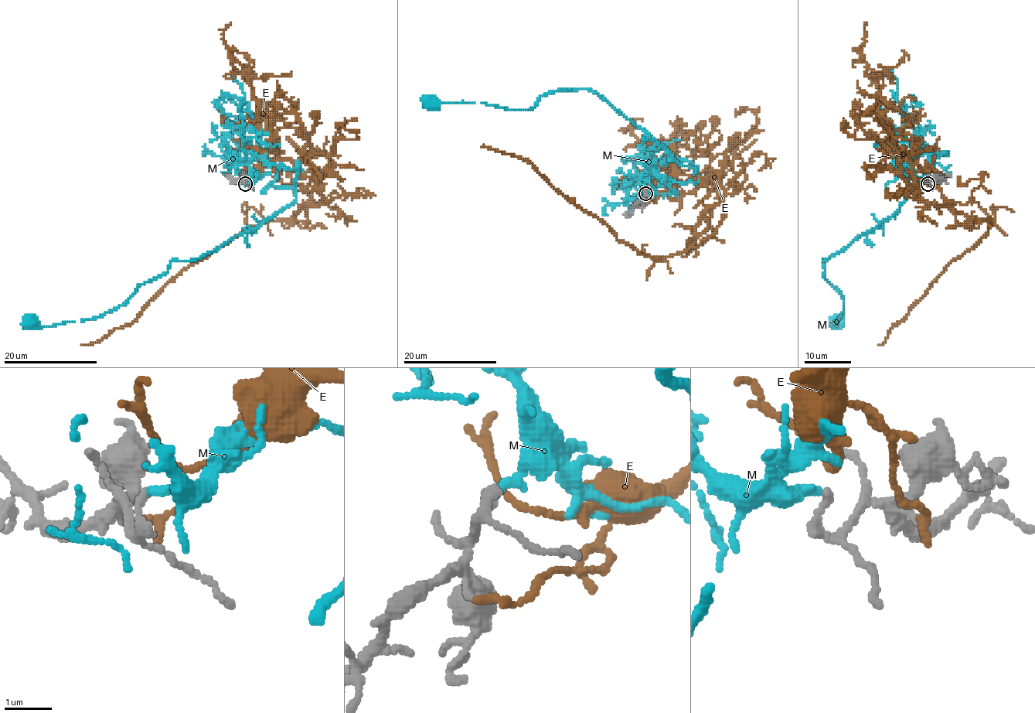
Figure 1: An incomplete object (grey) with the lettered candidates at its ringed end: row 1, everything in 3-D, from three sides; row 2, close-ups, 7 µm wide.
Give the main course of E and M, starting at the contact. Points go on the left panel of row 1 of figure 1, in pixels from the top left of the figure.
E: (243, 182), (279, 158), (314, 179), (294, 218), (248, 226), (177, 274), (129, 324), (81, 345)
M: (246, 179), (236, 171), (255, 156), (286, 166), (295, 199), (199, 257), (172, 260), (92, 318), (22, 317)

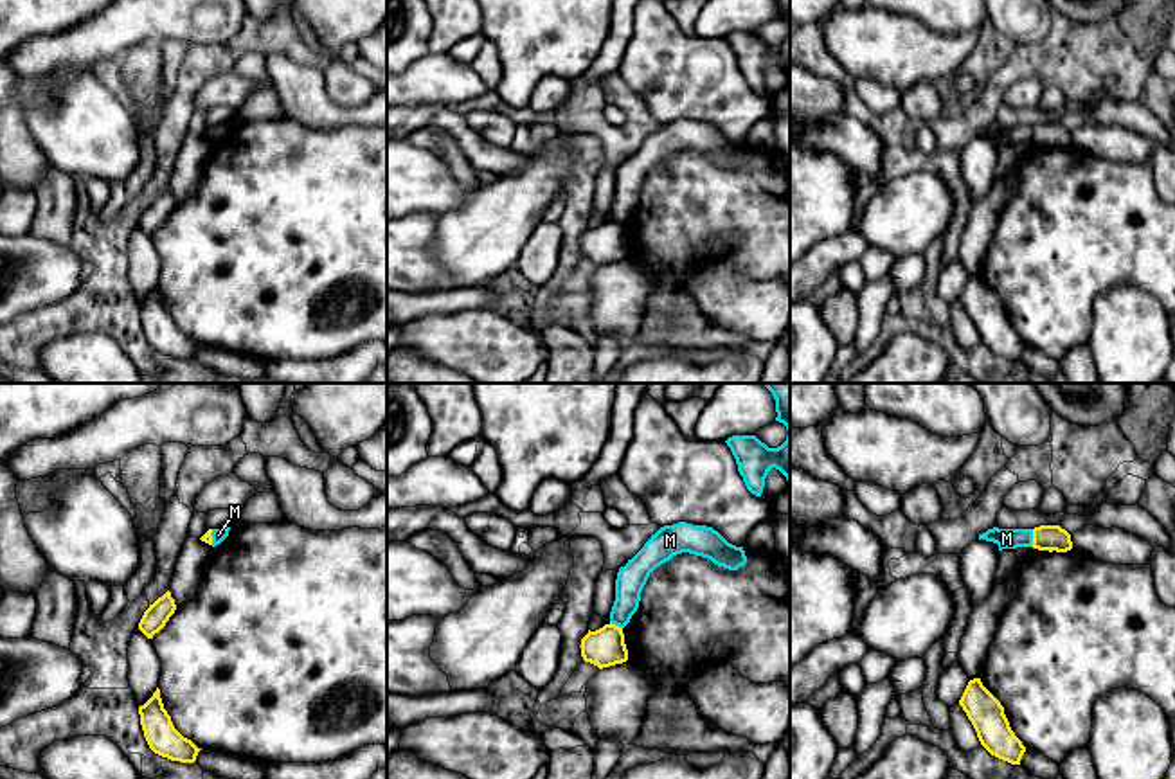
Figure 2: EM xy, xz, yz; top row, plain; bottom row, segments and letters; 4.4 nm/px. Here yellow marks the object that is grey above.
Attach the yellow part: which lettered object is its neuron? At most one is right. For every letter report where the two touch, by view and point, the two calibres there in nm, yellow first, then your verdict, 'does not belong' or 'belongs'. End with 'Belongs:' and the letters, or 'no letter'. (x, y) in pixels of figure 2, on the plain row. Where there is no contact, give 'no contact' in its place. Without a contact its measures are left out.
E: no contact; does not belong
M: meets yellow in yz at (1033, 135); 110 nm thick on the yellow side, 100 nm on the other; does not belong
Belongs: no letter

